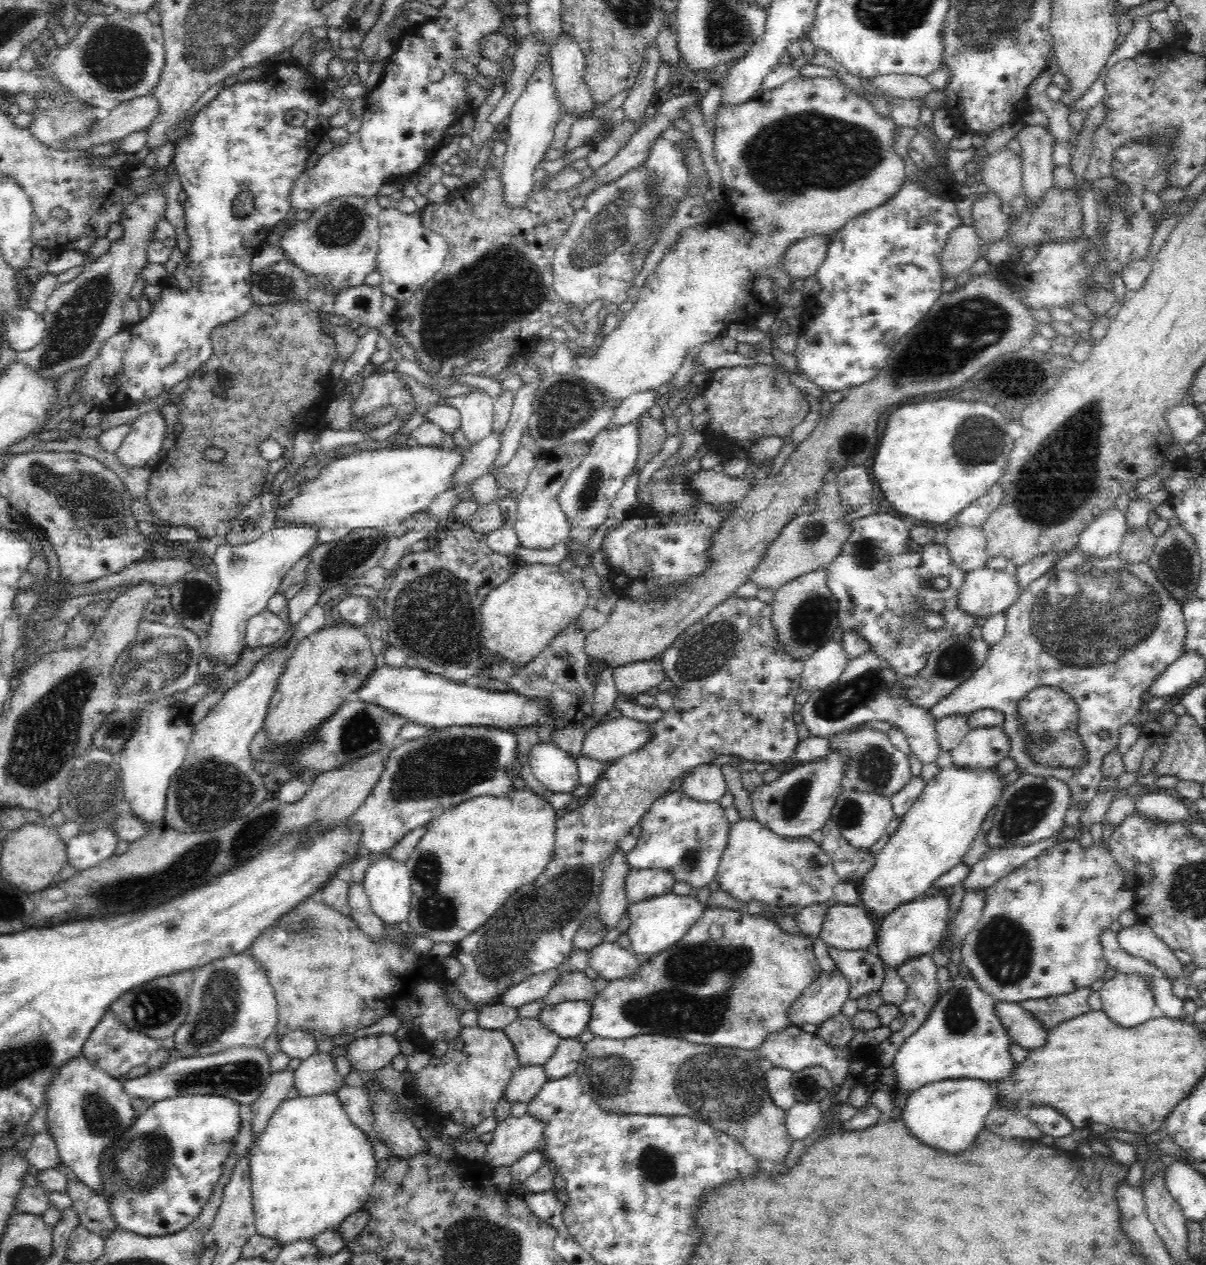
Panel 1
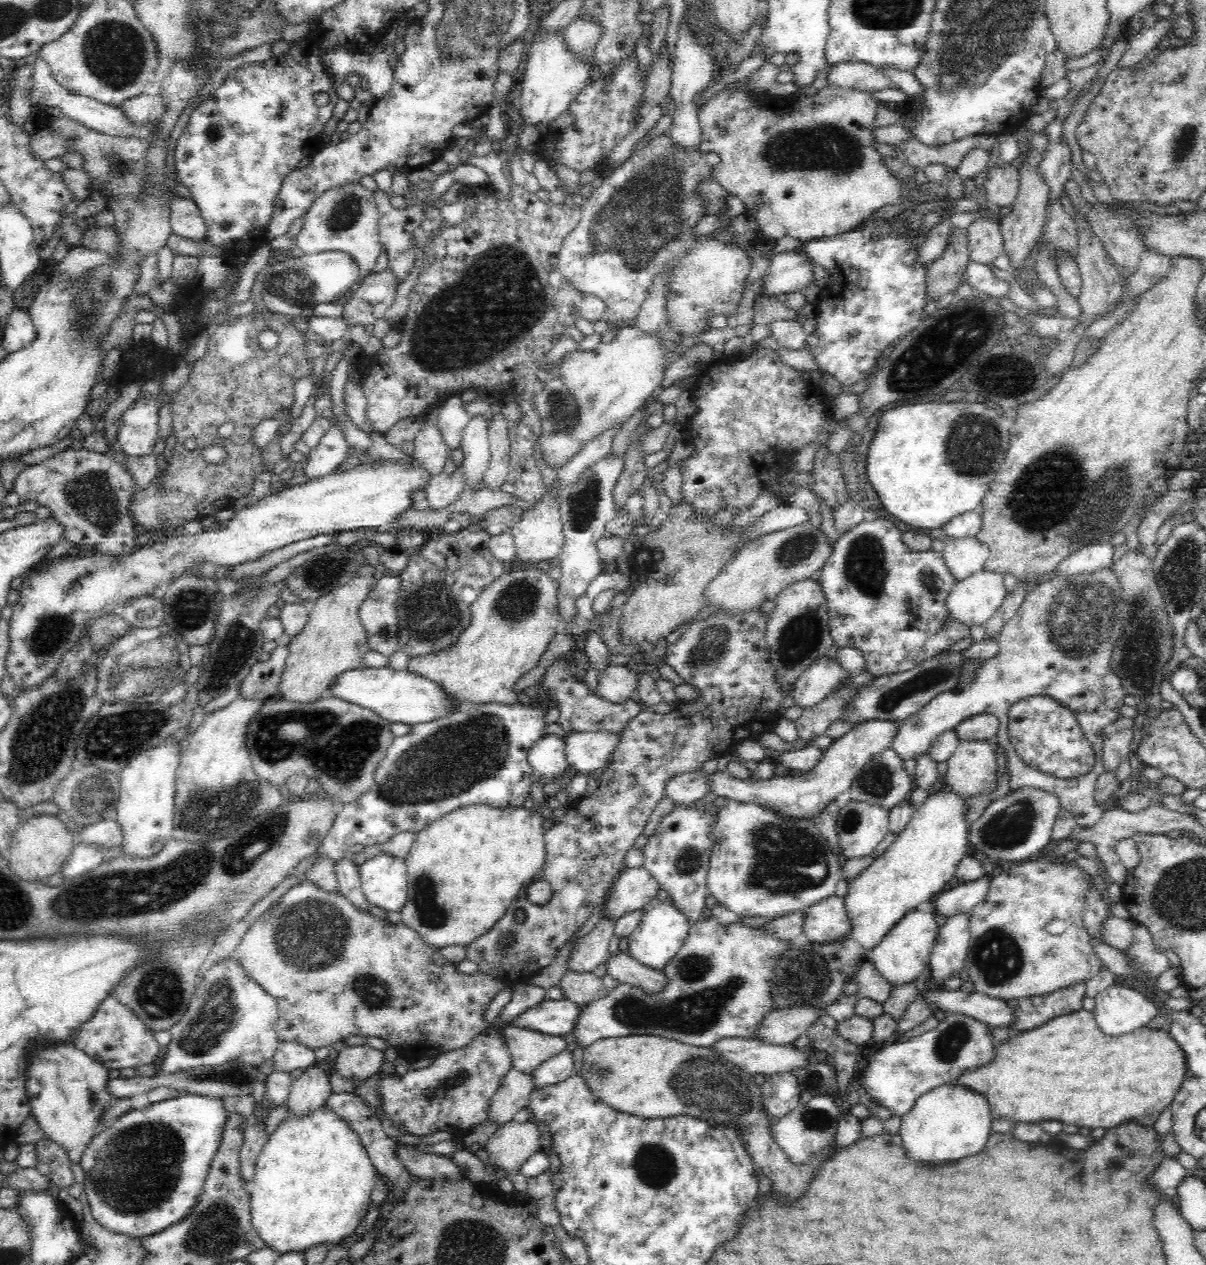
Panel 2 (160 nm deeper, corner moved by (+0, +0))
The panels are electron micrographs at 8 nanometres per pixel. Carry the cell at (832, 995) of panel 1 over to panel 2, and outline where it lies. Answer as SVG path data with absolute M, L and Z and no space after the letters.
M812 1007L772 1009L764 1016L754 1037L776 1045L792 1044L821 1013Z

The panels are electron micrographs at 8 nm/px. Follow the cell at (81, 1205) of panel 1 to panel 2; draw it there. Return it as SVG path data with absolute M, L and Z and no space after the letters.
M45 1136L36 1140L34 1147L36 1147L34 1168L52 1179L52 1182L58 1184L58 1186L69 1187L70 1184L75 1182L70 1169L71 1160L62 1146Z

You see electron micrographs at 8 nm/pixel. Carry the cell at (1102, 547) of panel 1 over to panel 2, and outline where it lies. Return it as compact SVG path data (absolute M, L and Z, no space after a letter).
M1109 541L1095 542L1076 549L1055 569L1053 576L1087 575L1112 564L1114 549Z

